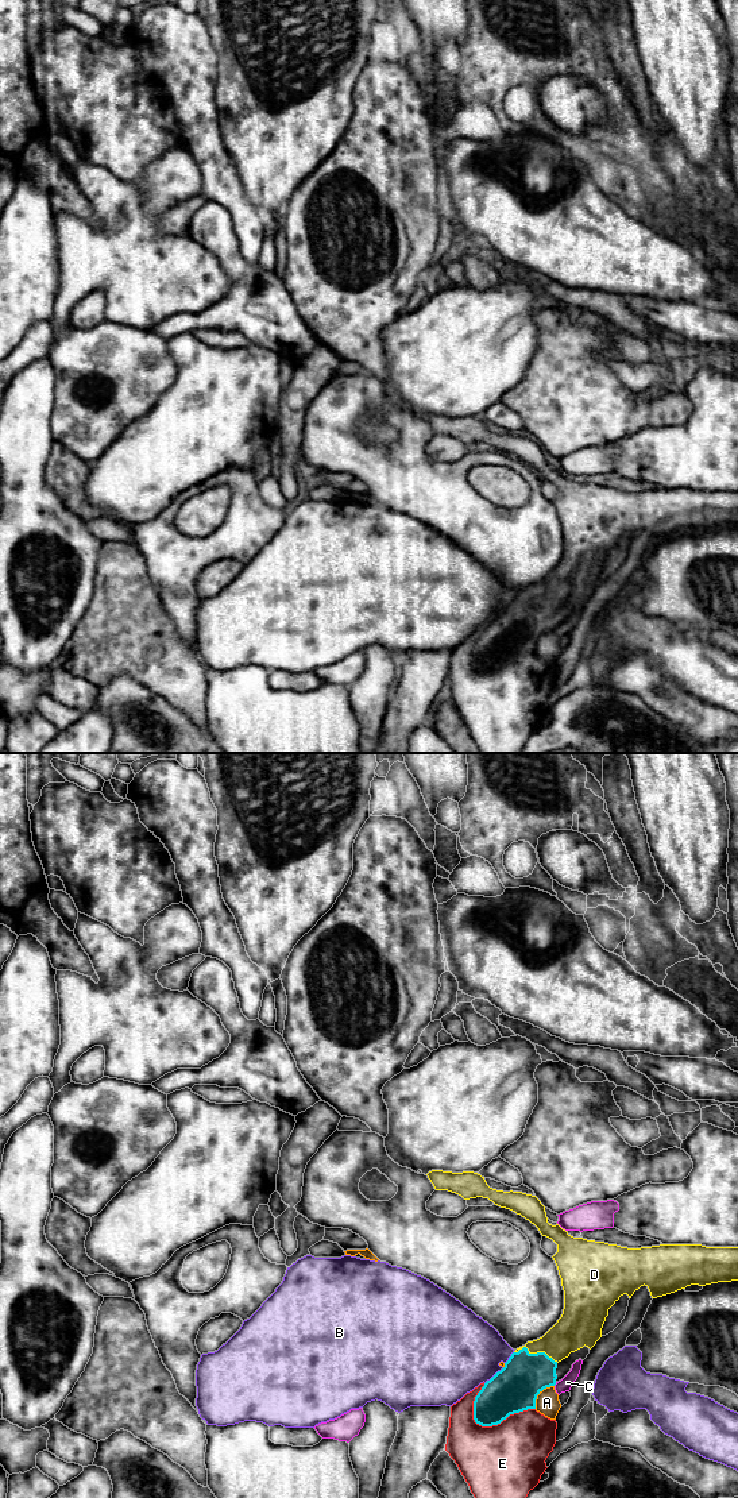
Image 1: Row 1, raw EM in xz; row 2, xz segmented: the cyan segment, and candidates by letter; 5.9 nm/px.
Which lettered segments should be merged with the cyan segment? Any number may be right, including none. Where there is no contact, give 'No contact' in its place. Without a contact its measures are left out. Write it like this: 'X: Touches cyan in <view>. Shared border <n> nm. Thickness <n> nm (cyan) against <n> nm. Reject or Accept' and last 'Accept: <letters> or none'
A: Touches cyan in xz. Shared border 180 nm. Thickness 280 nm (cyan) against 140 nm. Reject
B: Touches cyan in xz. Shared border 160 nm. Thickness 280 nm (cyan) against 460 nm. Reject
C: Touches cyan in xz. Shared border 30 nm. Thickness 280 nm (cyan) against 80 nm. Reject
D: Touches cyan in xz. Shared border 280 nm. Thickness 280 nm (cyan) against 220 nm. Accept
E: Touches cyan in xz. Shared border 380 nm. Thickness 280 nm (cyan) against 440 nm. Reject
Accept: D

